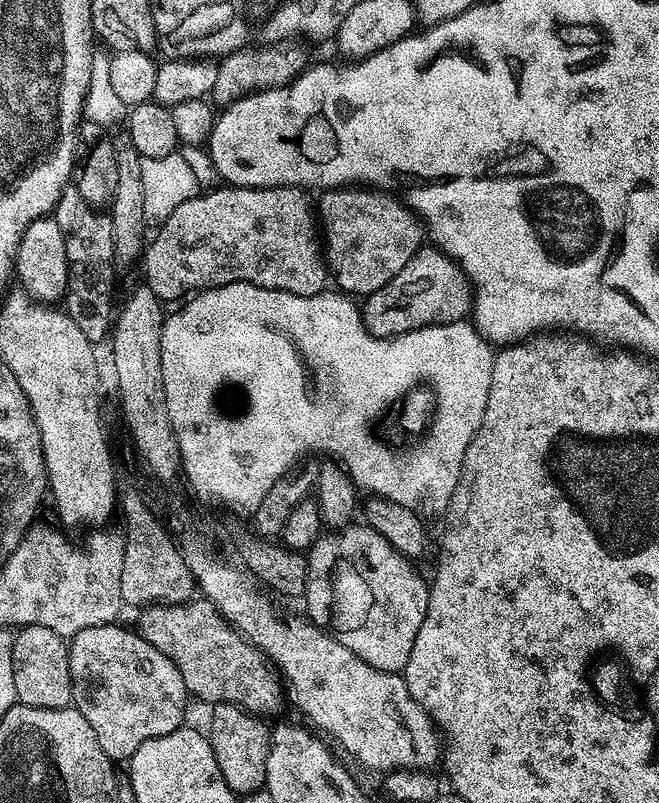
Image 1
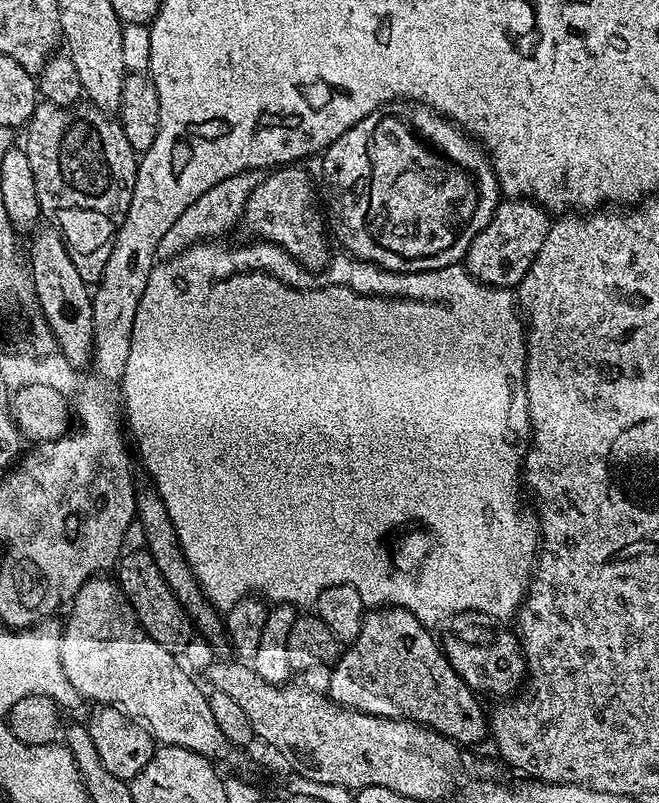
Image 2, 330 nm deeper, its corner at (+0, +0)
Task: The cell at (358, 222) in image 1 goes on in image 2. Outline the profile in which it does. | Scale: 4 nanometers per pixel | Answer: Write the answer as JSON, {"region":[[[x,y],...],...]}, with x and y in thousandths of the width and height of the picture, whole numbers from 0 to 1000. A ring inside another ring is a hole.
{"region":[[[643,127],[580,131],[492,186],[489,198],[492,224],[504,238],[498,254],[495,249],[502,293],[516,298],[524,315],[593,339],[645,339],[700,328],[713,301],[741,280],[762,248],[739,188]]]}

